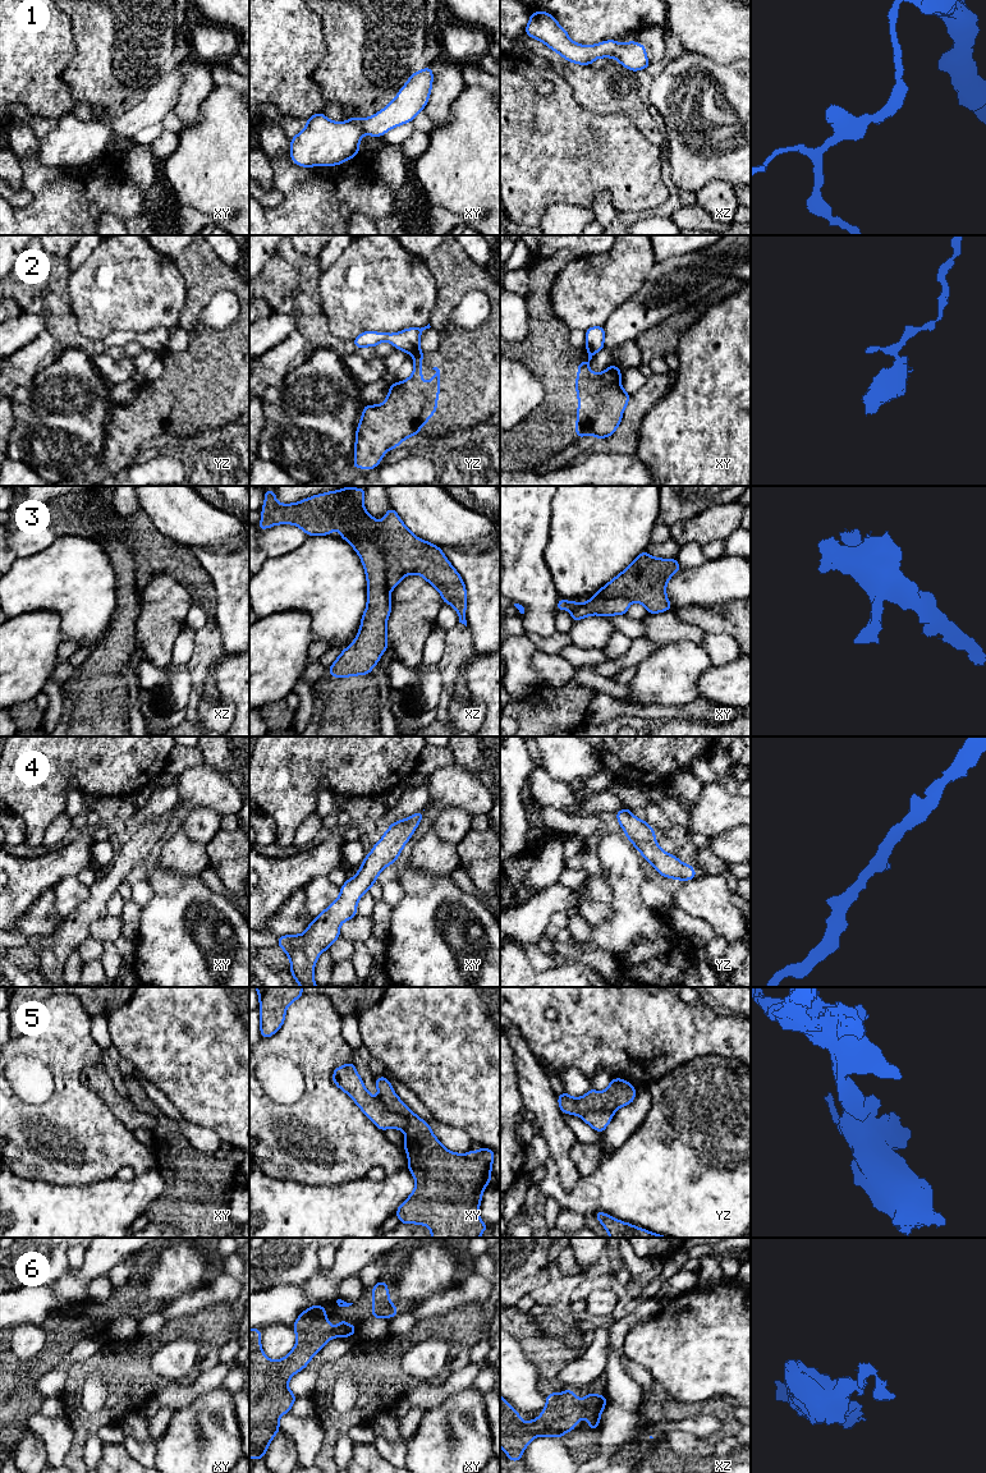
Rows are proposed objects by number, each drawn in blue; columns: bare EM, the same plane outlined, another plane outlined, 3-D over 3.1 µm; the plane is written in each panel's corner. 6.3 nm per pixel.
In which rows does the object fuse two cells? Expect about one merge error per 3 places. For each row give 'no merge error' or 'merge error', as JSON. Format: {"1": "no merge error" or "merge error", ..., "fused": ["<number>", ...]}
{"1": "no merge error", "2": "merge error", "3": "merge error", "4": "no merge error", "5": "merge error", "6": "no merge error", "fused": ["2", "3", "5"]}

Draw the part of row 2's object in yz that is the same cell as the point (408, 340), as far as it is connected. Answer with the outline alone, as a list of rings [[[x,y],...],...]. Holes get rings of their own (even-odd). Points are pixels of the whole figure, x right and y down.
[[[430,323],[425,327],[409,327],[396,334],[386,334],[386,332],[375,332],[375,331],[363,331],[354,340],[354,345],[357,349],[363,347],[375,348],[381,341],[389,341],[398,350],[403,350],[408,354],[413,354],[419,349],[419,338],[423,330],[430,329]]]

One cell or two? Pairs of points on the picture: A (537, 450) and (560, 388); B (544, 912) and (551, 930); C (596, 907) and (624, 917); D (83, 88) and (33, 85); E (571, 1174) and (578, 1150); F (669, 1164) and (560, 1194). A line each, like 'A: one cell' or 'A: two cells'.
A: one cell
B: two cells
C: two cells
D: two cells
E: two cells
F: one cell

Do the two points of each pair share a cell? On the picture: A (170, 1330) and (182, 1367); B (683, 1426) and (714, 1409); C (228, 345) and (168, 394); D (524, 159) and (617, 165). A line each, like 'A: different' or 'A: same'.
A: different
B: different
C: same
D: same

